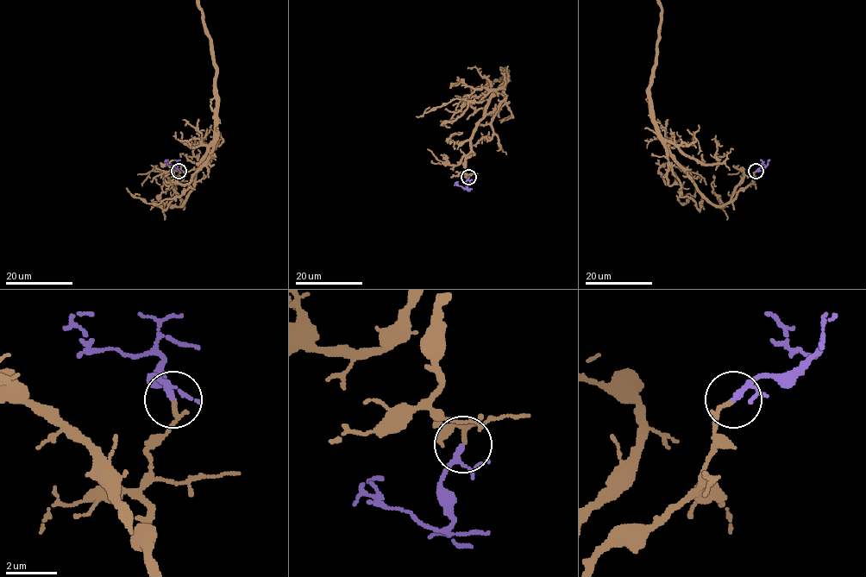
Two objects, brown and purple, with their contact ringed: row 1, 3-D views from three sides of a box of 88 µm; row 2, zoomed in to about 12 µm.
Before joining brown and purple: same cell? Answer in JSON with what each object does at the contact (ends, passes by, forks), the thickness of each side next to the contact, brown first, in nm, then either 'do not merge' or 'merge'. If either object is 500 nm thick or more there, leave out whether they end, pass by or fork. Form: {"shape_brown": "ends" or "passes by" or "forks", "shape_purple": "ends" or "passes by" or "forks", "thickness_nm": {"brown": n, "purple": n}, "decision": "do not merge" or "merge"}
{"shape_brown": "ends", "shape_purple": "passes by", "thickness_nm": {"brown": 170, "purple": 170}, "decision": "merge"}

